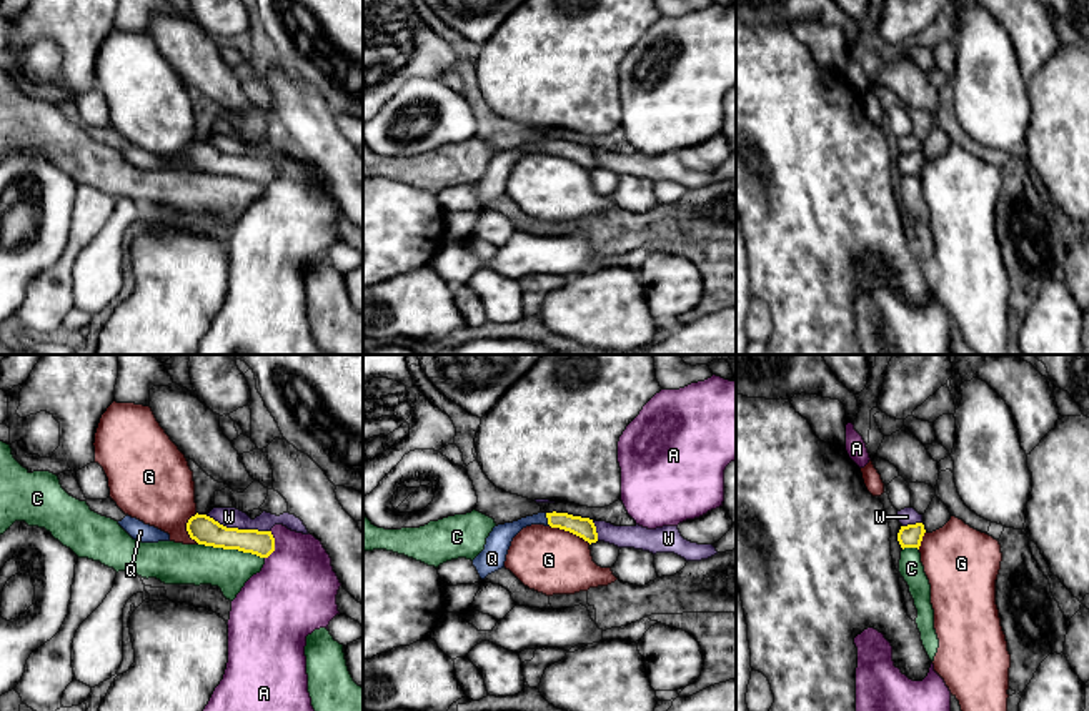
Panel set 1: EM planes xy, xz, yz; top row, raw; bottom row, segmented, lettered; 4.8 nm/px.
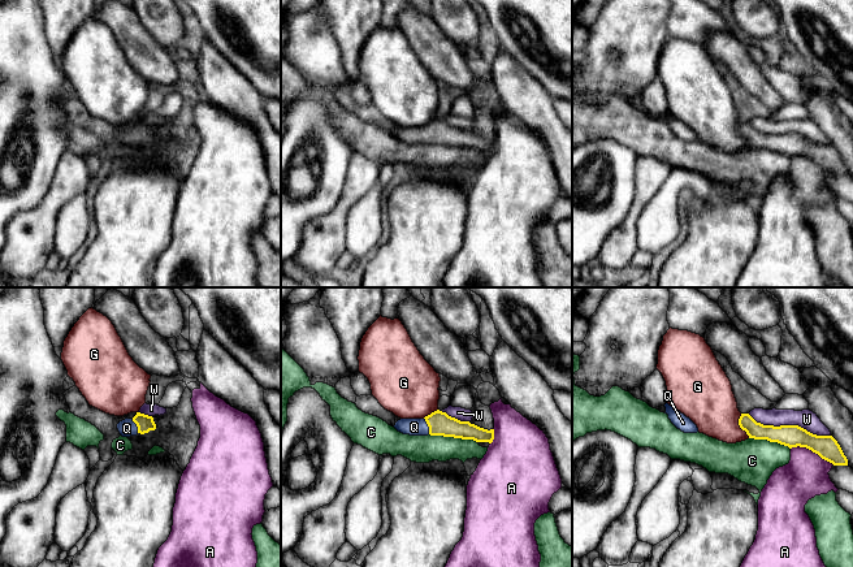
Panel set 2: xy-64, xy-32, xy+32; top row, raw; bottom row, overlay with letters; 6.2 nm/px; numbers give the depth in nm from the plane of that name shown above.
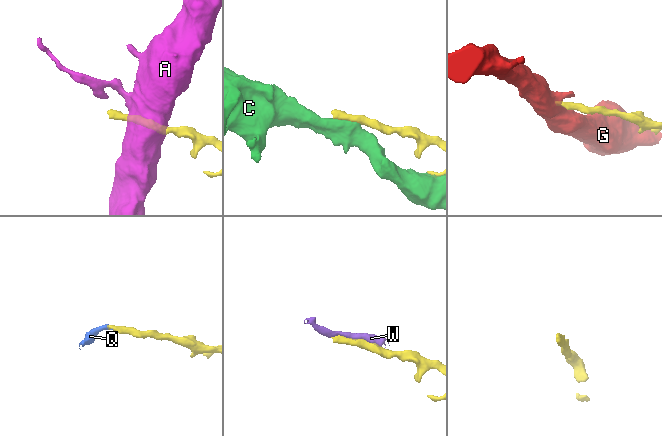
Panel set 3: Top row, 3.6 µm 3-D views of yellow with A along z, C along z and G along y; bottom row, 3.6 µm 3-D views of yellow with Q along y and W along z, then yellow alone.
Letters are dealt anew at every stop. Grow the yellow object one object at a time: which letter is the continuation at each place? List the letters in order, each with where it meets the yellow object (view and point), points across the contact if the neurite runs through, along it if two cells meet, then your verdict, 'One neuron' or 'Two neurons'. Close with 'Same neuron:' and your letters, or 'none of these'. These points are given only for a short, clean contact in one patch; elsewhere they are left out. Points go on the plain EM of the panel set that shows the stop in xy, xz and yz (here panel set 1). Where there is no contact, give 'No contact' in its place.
A: Touches yellow at xy (273, 172). Boundary: xy (270, 157), (273, 177), (265, 185). Two neurons
C: Touches yellow at xy (232, 175). Two neurons
G: Touches yellow at xz (570, 159). Boundary: xz (550, 152), (568, 157), (590, 170). Two neurons
Q: Touches yellow at xz (548, 147). Path across: xz (585, 155), (561, 147), (548, 147), (523, 149), (500, 165). One neuron
W: Touches yellow at xy (237, 155). Two neurons
Same neuron: Q

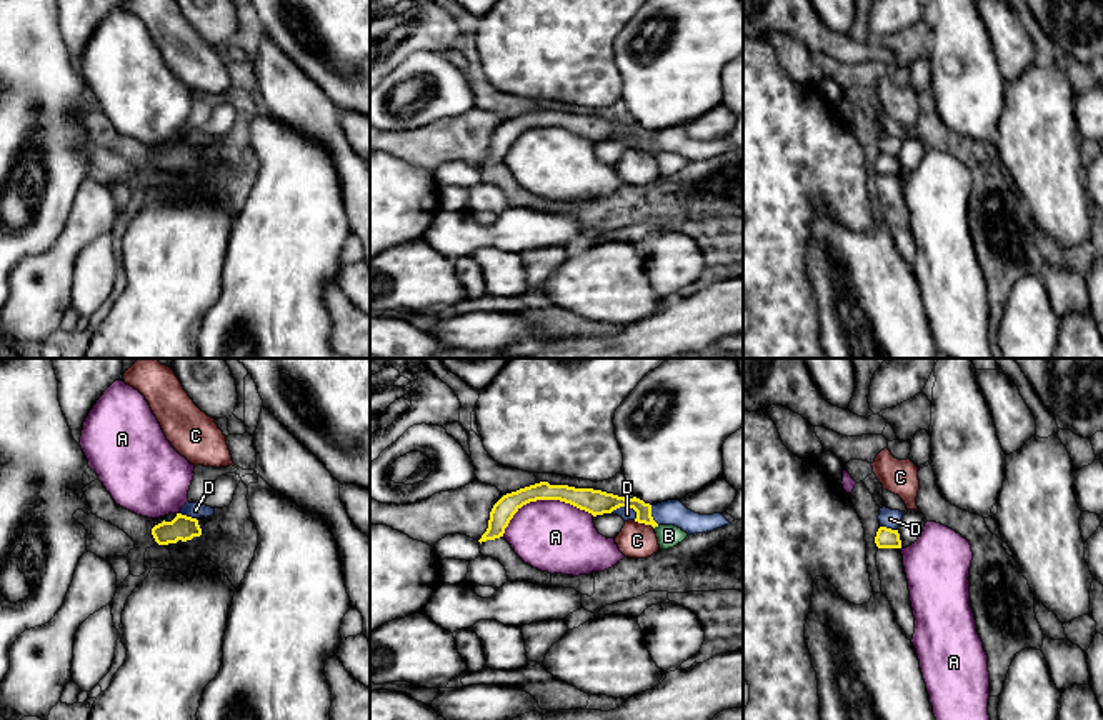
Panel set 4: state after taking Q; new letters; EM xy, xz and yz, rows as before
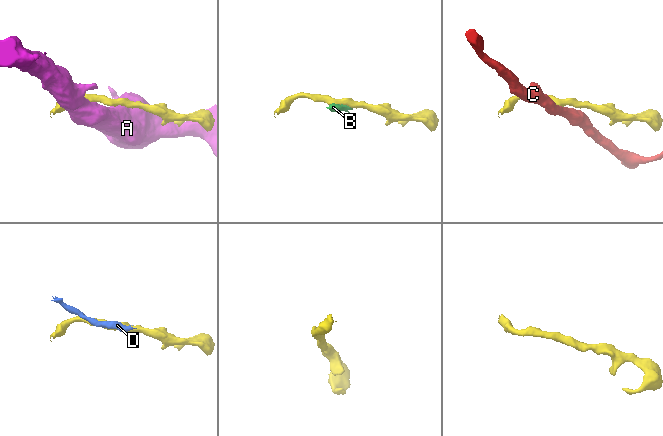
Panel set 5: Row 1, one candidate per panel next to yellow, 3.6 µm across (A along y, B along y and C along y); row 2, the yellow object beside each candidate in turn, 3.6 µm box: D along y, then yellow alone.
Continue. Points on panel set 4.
A: Touches yellow at xz (544, 125). Boundary: xz (593, 142), (558, 127), (530, 127), (514, 142), (502, 162). Two neurons
B: Touches yellow at xz (655, 152). Boundary: xz (658, 152), (653, 154). Two neurons
C: Touches yellow at xz (643, 149). Boundary: xz (633, 147), (648, 150), (653, 155). Two neurons
D: Touches yellow at xz (625, 132). Two neurons
Same neuron: none of these

